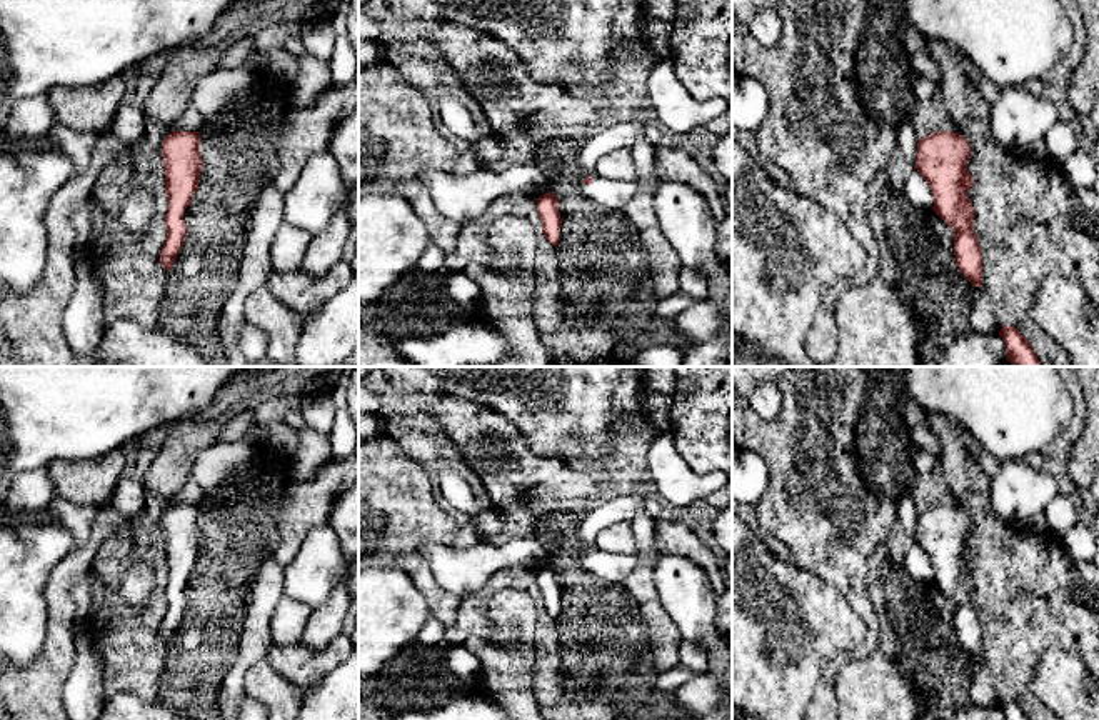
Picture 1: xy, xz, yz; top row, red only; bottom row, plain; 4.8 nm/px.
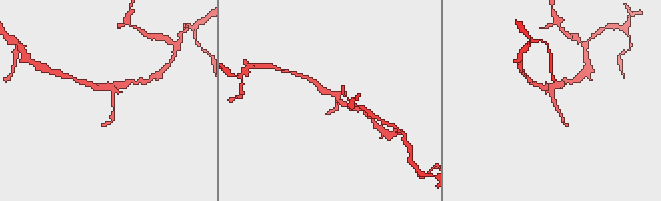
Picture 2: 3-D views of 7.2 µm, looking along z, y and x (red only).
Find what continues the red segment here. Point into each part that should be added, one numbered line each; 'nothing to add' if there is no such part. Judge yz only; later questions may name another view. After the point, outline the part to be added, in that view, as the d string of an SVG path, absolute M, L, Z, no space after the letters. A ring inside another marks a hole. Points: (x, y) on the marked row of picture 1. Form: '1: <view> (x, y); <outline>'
nothing to add

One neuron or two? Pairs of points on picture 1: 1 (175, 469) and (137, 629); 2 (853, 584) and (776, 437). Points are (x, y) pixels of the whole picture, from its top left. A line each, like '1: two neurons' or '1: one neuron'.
1: one neuron
2: one neuron

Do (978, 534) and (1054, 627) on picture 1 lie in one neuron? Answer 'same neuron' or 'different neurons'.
same neuron

